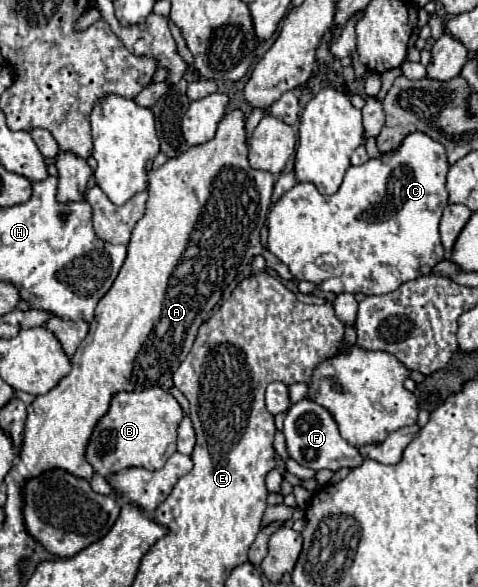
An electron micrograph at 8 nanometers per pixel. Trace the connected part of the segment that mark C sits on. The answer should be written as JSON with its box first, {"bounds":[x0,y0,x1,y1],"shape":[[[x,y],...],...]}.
{"bounds":[268,133,448,295],"shape":[[[410,133],[398,151],[394,153],[384,153],[376,159],[366,161],[364,165],[358,167],[348,167],[344,181],[340,185],[340,189],[334,195],[320,195],[318,189],[312,183],[296,183],[288,193],[284,193],[284,197],[280,197],[280,201],[276,201],[268,213],[268,251],[274,253],[284,265],[288,265],[290,273],[296,277],[296,281],[312,281],[318,285],[318,289],[322,291],[332,291],[332,293],[364,293],[364,295],[382,295],[382,293],[390,293],[394,289],[398,289],[402,283],[412,281],[416,277],[428,275],[432,271],[432,267],[446,257],[446,251],[442,247],[440,241],[440,217],[444,207],[448,205],[448,191],[446,191],[446,173],[448,173],[448,161],[446,161],[446,151],[442,147],[442,143],[428,139],[428,135],[424,133]]]}

